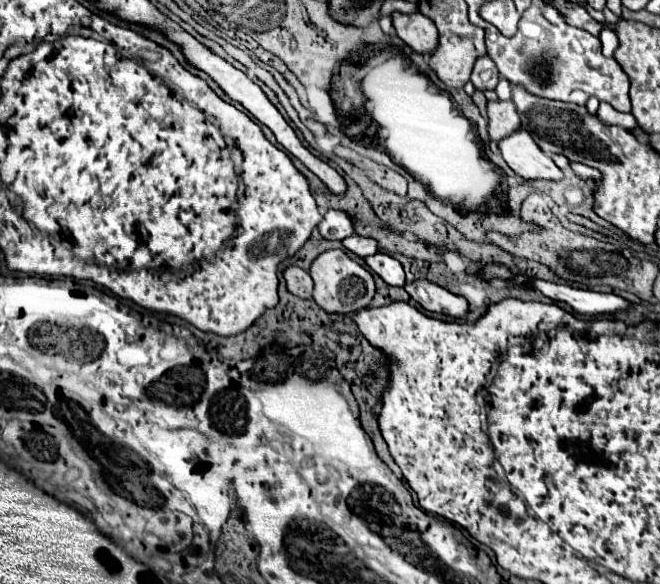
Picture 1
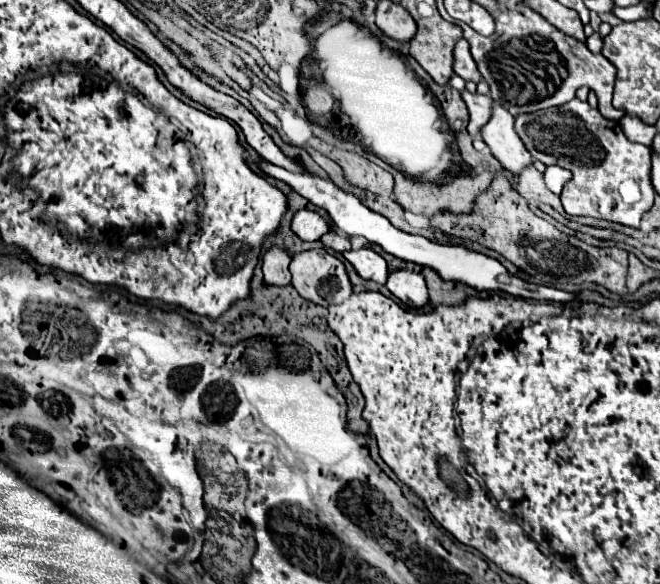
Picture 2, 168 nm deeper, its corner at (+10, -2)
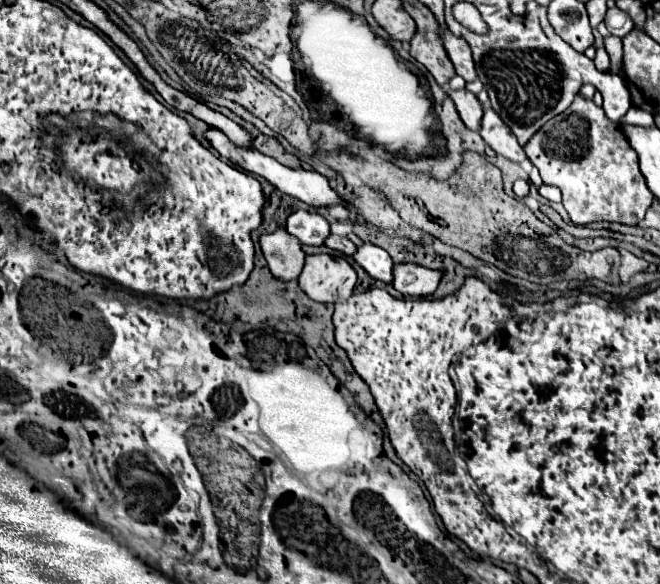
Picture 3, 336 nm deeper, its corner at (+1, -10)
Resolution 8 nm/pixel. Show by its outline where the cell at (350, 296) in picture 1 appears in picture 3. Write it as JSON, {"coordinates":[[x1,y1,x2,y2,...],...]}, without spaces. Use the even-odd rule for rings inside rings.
{"coordinates":[[308,255,298,285,312,301,342,303,352,295,356,271,344,257]]}

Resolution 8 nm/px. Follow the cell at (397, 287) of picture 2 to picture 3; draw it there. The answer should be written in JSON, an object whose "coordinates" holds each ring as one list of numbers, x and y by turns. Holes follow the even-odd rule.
{"coordinates":[[394,265,394,289,410,297,430,297,442,279,440,271,432,271,420,265]]}

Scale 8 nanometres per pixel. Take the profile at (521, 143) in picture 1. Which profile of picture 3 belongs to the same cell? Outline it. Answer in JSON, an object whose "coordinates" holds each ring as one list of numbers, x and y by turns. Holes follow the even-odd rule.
{"coordinates":[[488,103,484,105,480,135,498,155,516,163,528,161,522,145,518,143,518,139,514,139,514,133,510,131,510,127,506,127,506,123,500,119,500,115,496,115,496,111]]}

